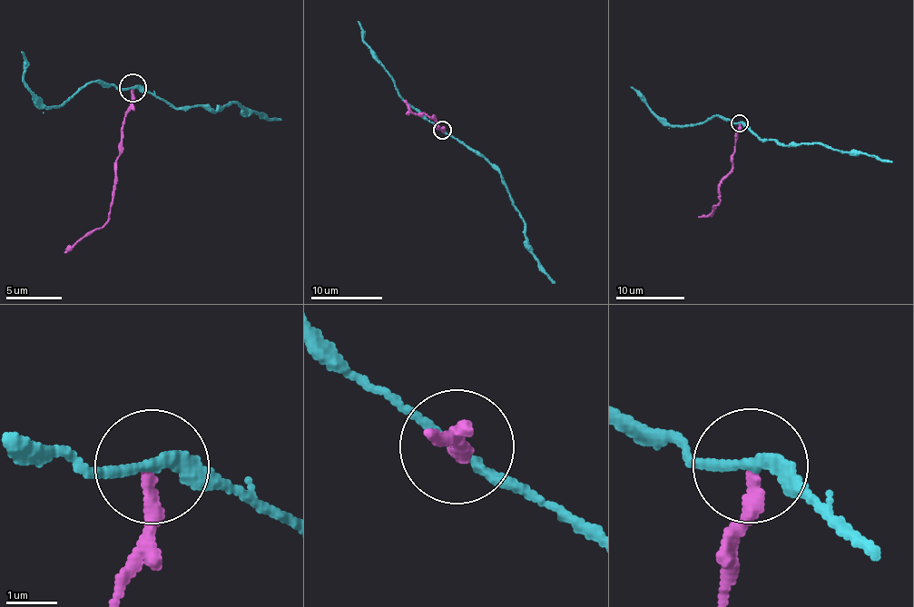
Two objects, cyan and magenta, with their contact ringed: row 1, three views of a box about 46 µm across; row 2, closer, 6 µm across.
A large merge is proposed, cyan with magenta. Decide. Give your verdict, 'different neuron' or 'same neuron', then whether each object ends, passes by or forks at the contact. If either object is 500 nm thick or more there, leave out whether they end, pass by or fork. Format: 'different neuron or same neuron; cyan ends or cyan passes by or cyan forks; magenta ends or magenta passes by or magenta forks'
different neuron; cyan passes by; magenta ends

